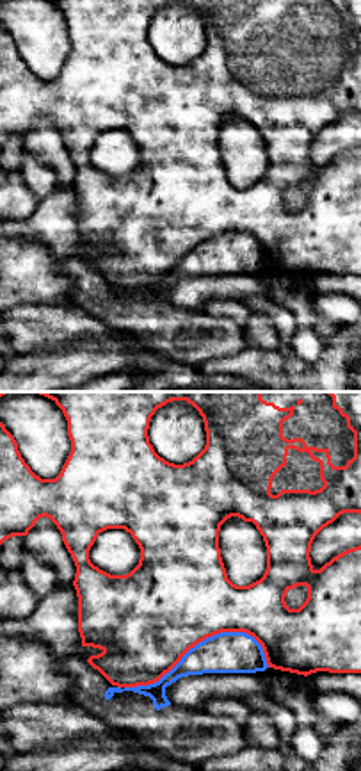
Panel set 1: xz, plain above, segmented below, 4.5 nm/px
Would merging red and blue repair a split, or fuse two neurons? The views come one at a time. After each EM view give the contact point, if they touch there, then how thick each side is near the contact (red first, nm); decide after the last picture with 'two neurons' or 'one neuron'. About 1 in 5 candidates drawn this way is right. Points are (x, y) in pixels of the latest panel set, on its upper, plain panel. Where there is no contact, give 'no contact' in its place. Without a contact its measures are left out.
contact (201, 241); calibres 460 and 190 nm

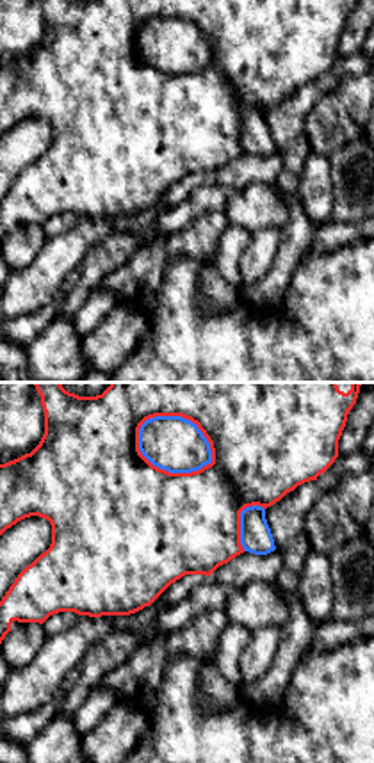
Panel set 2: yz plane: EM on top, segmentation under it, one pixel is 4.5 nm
contact (164, 72); calibres 500 and 260 nm

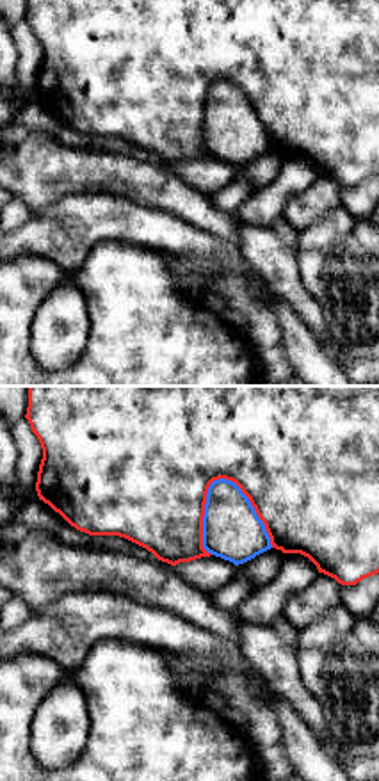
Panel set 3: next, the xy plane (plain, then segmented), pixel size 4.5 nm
contact (251, 105); calibres 500 and 260 nm

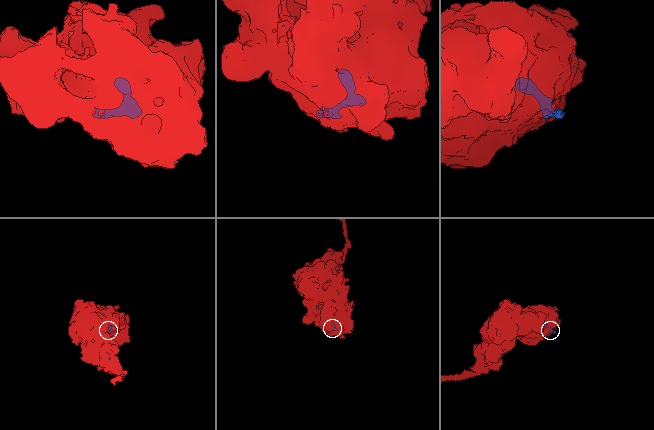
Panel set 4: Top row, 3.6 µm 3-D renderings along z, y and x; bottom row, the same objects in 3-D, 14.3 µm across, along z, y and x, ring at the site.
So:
two neurons

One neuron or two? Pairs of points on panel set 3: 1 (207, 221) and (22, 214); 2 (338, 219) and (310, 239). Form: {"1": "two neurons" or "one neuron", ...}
{"1": "two neurons", "2": "one neuron"}

